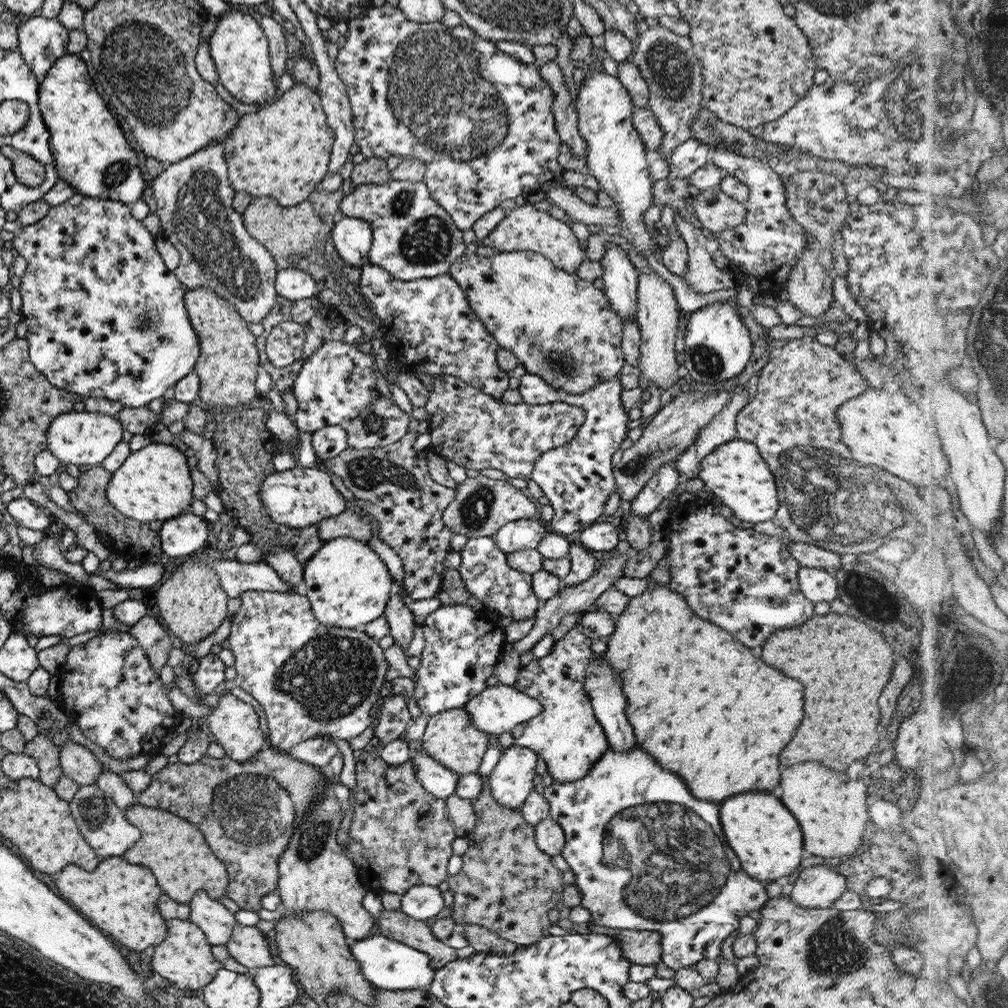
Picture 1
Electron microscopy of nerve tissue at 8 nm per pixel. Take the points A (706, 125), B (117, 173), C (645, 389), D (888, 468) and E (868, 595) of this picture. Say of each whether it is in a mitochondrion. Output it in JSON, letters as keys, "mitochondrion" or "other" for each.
{"A":"mitochondrion","B":"mitochondrion","C":"other","D":"mitochondrion","E":"mitochondrion"}

